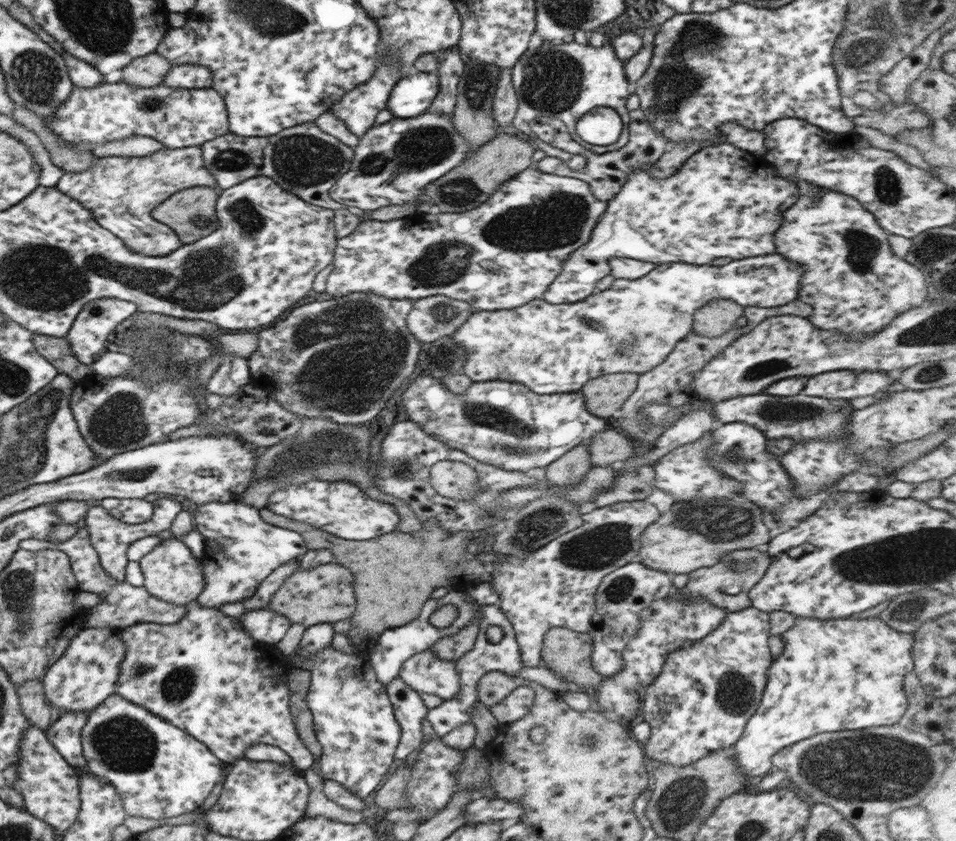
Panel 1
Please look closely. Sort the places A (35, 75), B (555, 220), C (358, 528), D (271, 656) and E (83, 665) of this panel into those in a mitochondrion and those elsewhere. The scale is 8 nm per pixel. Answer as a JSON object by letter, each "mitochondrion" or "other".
{"A":"mitochondrion","B":"mitochondrion","C":"other","D":"other","E":"other"}

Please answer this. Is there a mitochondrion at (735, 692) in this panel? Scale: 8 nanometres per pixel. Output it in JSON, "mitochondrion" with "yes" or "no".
{"mitochondrion":"yes"}

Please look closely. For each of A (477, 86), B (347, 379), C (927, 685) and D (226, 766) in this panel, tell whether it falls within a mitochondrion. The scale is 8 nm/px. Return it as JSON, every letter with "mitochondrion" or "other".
{"A":"mitochondrion","B":"mitochondrion","C":"other","D":"other"}

